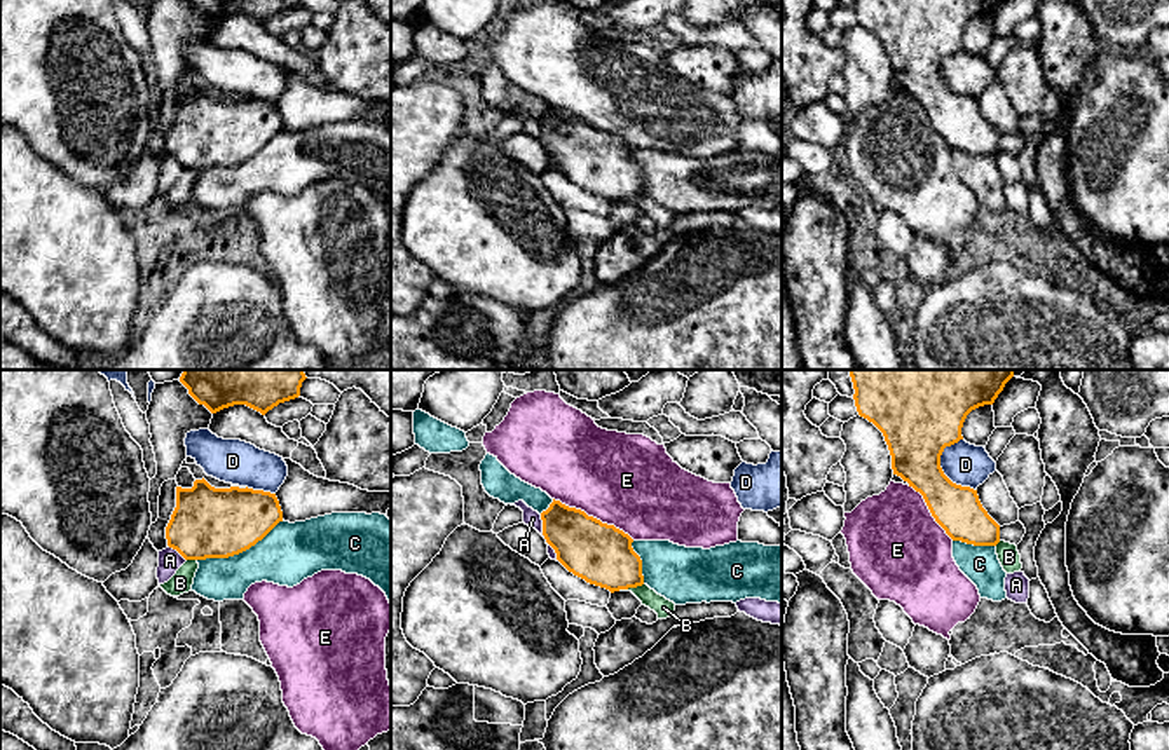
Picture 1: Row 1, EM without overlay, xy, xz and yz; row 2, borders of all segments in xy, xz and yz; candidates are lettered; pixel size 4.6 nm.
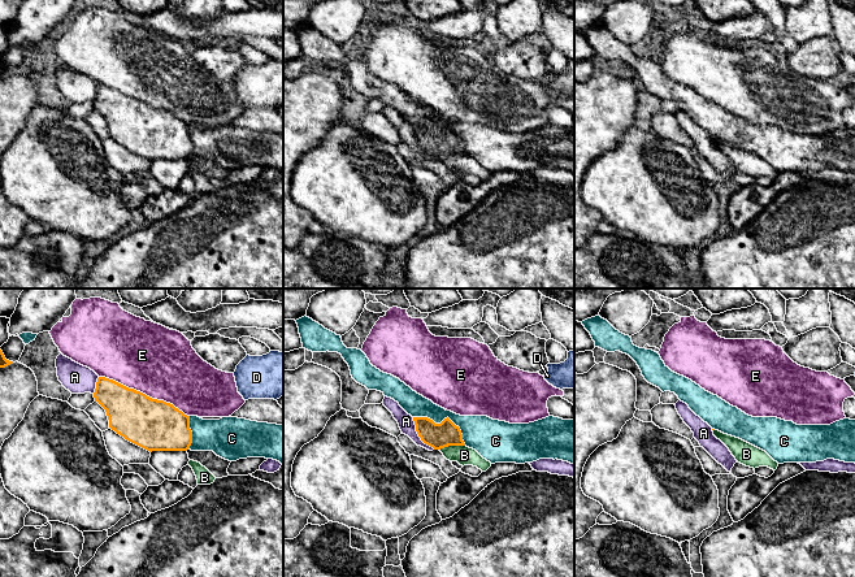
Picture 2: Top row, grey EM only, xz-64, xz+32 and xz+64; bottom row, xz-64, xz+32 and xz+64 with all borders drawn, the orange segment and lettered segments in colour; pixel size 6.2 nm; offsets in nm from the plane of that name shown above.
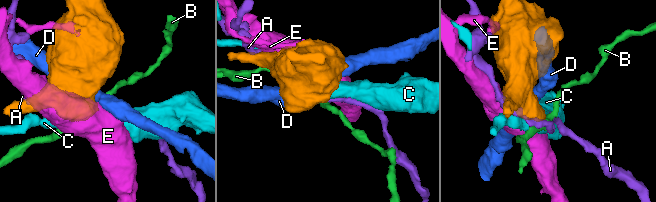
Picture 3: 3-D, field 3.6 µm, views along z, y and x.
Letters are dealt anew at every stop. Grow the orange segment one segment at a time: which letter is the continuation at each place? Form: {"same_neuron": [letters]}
{"same_neuron": []}

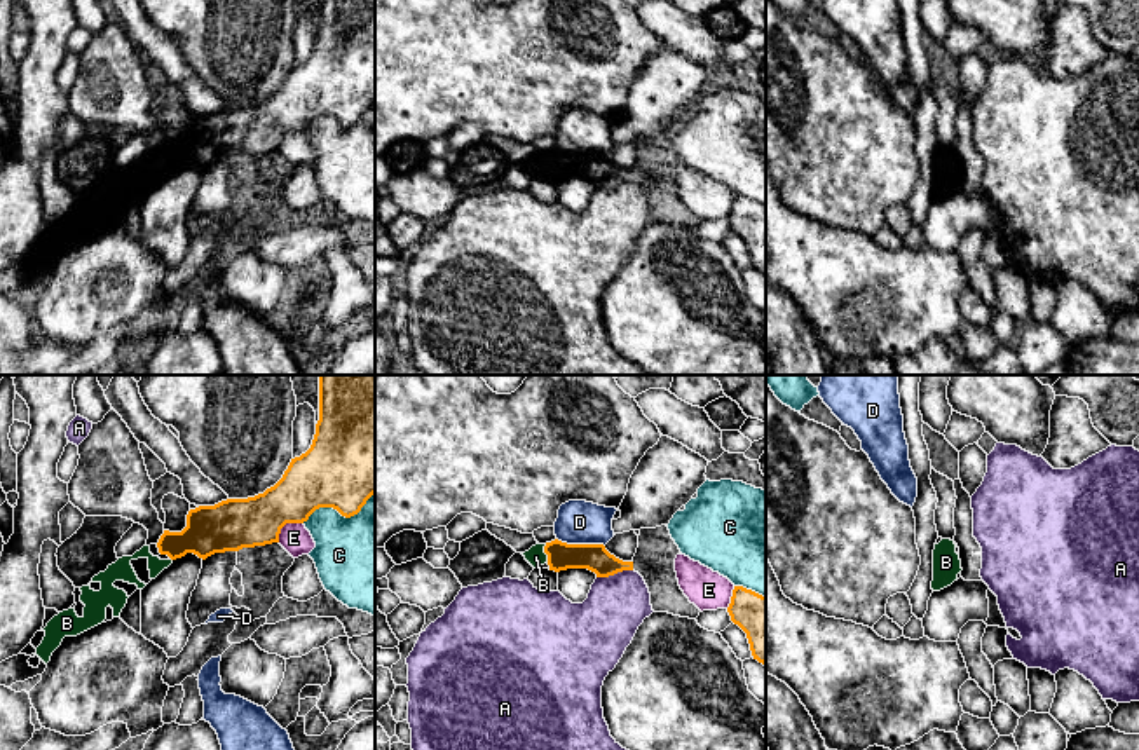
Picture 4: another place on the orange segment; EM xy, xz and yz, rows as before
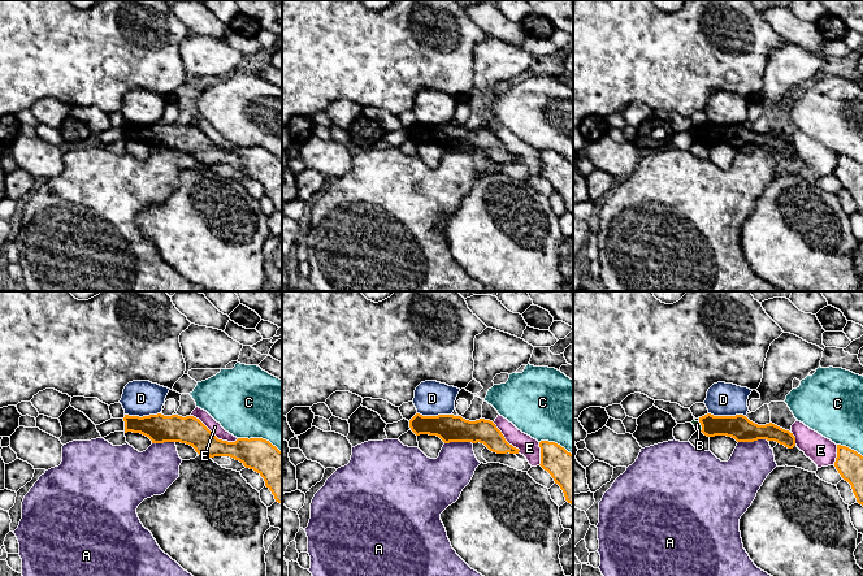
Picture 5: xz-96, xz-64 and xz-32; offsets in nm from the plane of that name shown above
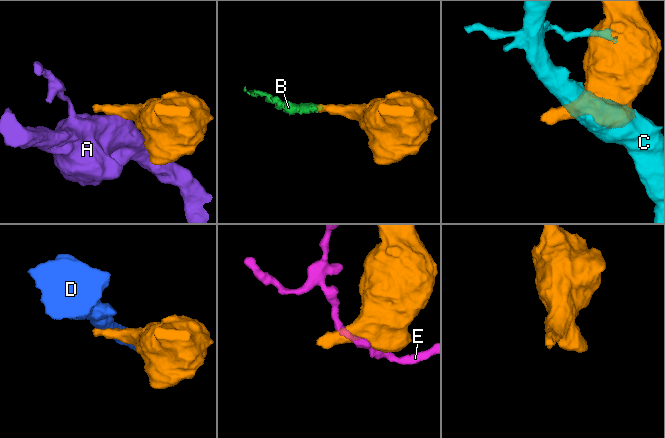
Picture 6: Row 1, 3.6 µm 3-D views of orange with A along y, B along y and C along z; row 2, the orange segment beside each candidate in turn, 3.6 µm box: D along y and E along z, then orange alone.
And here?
{"same_neuron": ["B"]}

